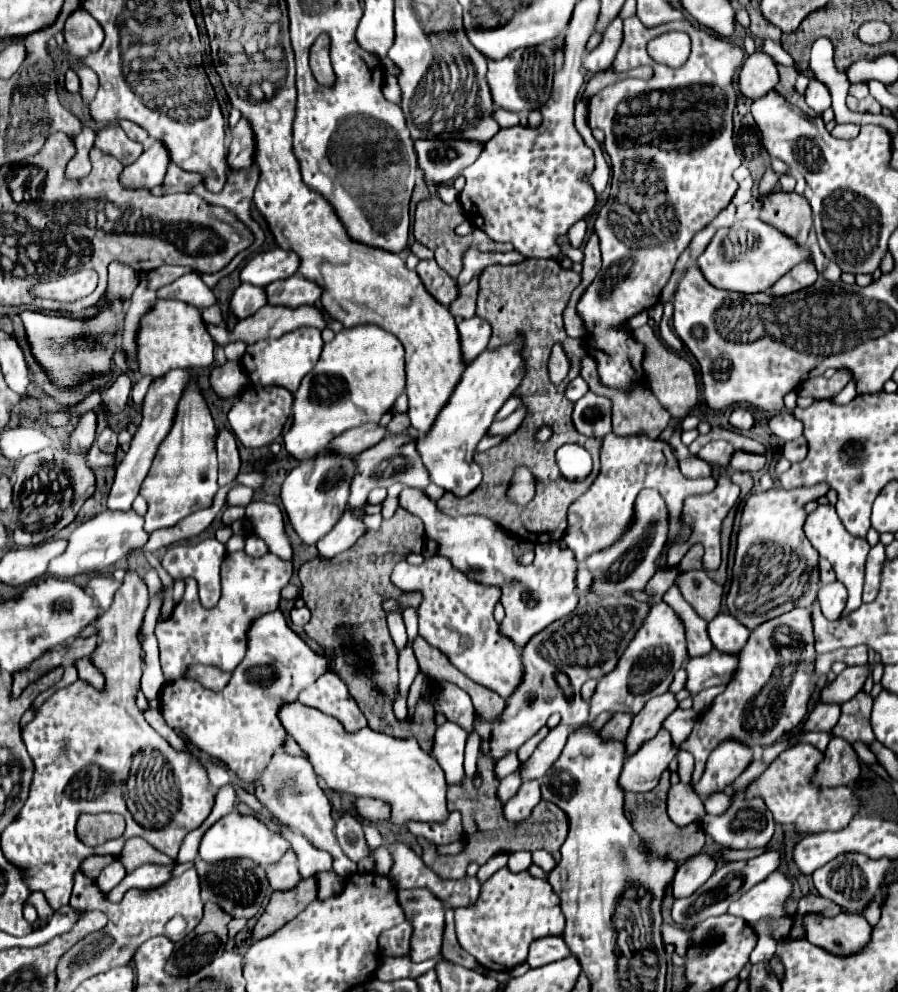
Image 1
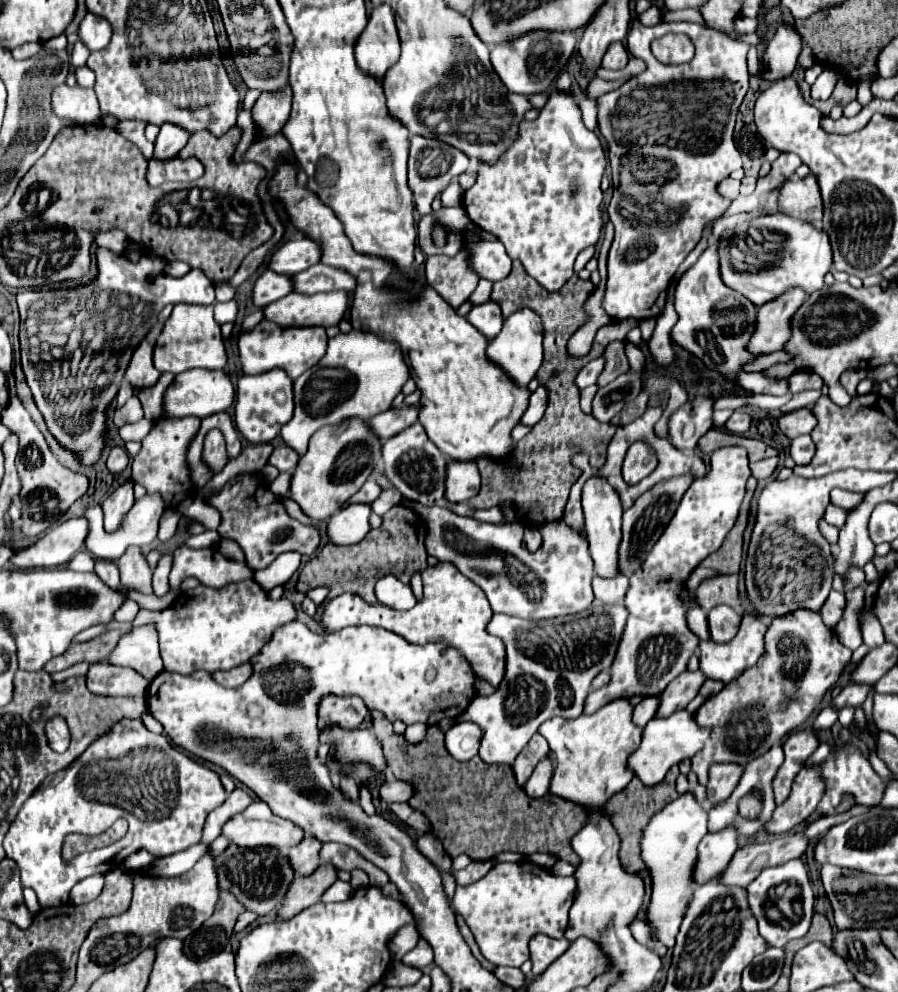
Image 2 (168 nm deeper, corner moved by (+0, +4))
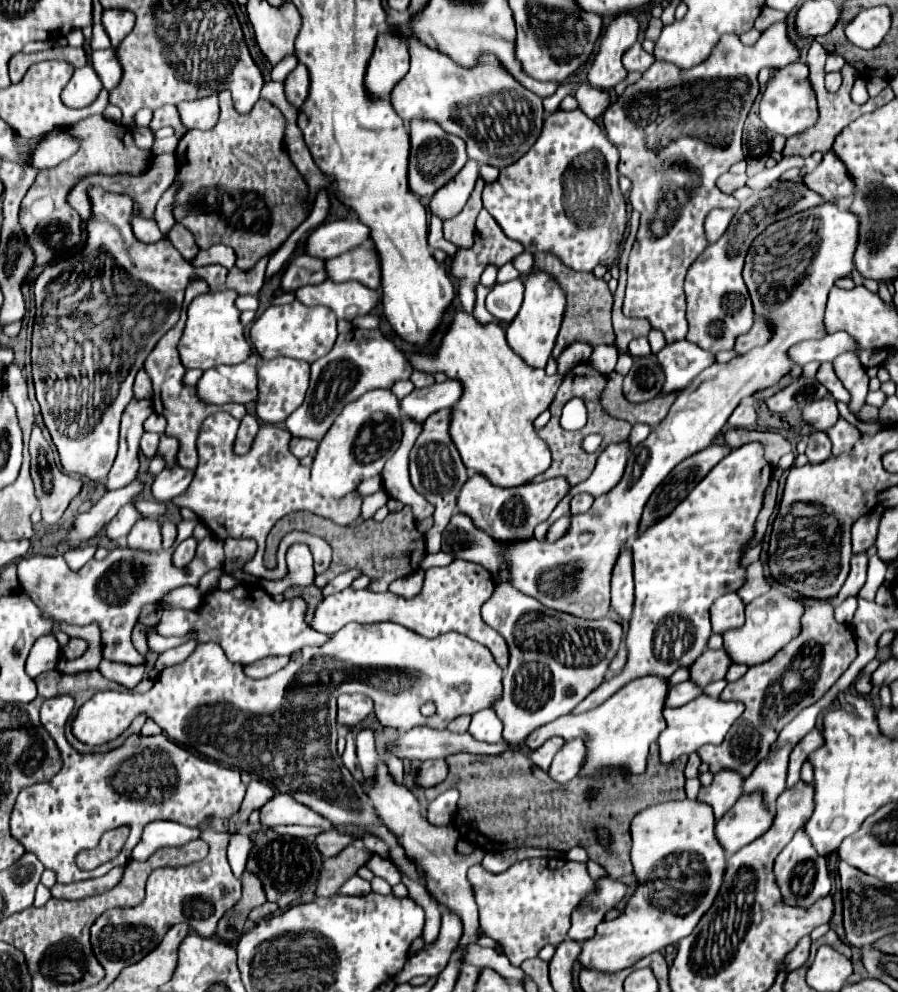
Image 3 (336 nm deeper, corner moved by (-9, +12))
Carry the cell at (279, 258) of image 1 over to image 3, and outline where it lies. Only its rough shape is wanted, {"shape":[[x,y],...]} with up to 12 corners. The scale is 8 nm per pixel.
{"shape":[[357,219],[319,225],[305,253],[333,259],[359,247],[369,229]]}

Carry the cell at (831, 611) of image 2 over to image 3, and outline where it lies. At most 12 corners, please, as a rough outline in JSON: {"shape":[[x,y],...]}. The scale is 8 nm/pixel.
{"shape":[[849,597],[835,607],[835,619],[849,625],[855,611],[857,599]]}

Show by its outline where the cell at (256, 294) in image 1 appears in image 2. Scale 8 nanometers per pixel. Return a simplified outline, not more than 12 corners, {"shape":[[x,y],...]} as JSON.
{"shape":[[264,271],[252,289],[262,309],[292,293],[292,279]]}

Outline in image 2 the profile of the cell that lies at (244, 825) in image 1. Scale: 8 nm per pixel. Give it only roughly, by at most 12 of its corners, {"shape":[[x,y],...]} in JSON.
{"shape":[[264,801],[224,823],[238,847],[294,847],[304,831]]}

